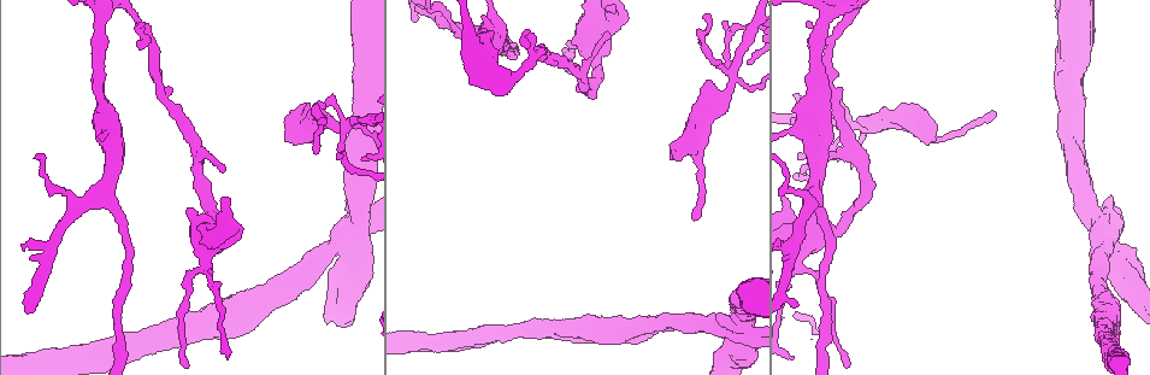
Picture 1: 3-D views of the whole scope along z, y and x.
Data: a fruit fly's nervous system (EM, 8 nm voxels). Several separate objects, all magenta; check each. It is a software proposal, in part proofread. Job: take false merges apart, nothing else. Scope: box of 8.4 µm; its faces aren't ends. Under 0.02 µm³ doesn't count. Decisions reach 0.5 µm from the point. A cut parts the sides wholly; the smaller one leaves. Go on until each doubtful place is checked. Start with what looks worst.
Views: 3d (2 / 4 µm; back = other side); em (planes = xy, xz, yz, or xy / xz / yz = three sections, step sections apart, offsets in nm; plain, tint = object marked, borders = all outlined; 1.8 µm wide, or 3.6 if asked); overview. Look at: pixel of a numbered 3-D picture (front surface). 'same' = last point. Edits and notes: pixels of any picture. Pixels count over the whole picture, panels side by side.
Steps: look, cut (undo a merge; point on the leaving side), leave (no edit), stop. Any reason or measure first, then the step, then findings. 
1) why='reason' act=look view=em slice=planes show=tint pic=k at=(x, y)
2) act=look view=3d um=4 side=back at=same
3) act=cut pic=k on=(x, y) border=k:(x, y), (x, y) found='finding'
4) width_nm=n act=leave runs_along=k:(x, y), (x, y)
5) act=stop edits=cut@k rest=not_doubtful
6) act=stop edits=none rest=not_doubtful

why='four arms meet' act=look view=em slice=xy step=8 show=tint pic=1 at=(1102, 233)

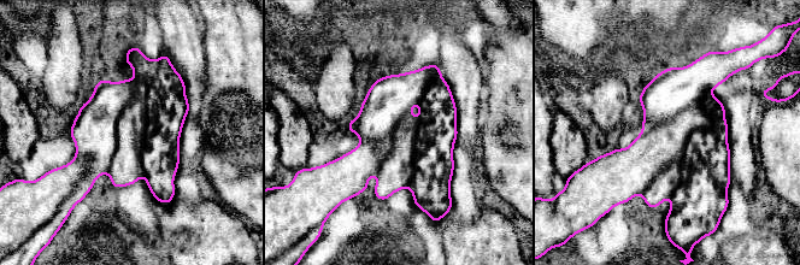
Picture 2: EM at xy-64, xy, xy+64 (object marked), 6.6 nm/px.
act=look view=em slice=planes show=borders at=same

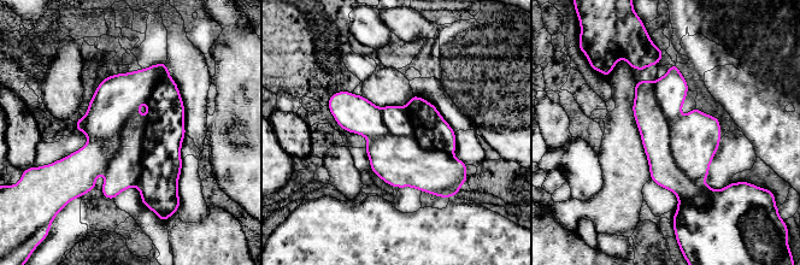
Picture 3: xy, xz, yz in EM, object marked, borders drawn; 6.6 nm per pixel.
width_nm=460 act=cut pic=3 on=(694, 137) part_leaving=3:(334, 98), (405, 163), (458, 170) found='a second neuron is stuck on'

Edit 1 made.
act=look view=overview

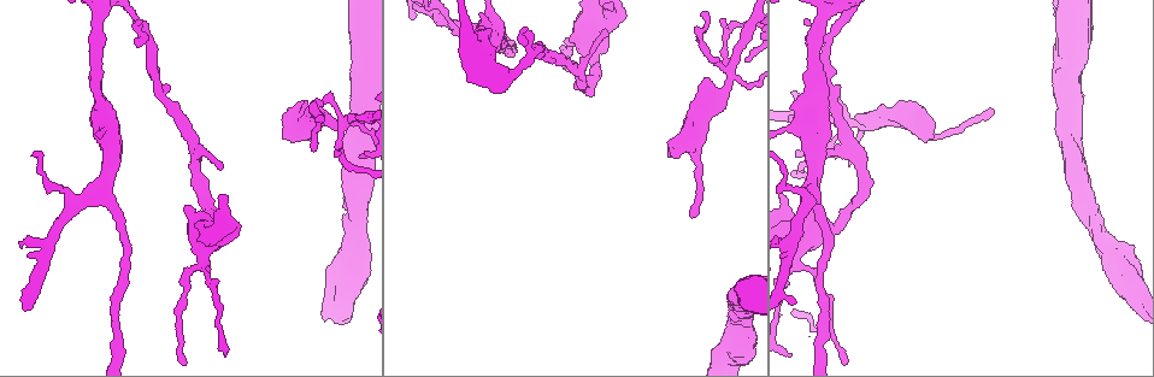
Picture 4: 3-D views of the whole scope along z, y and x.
act=look view=3d um=2 pic=4 at=(729, 70)

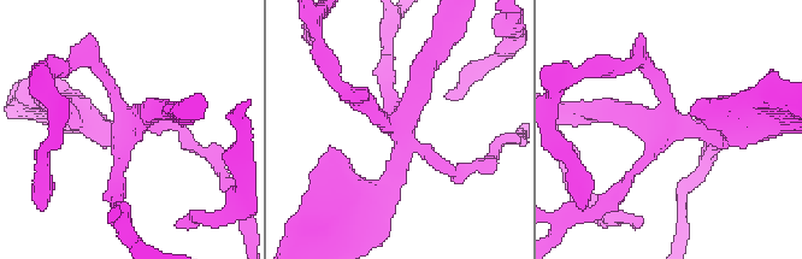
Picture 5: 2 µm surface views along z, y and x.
act=look view=em slice=planes show=tint pic=5 at=(401, 127)

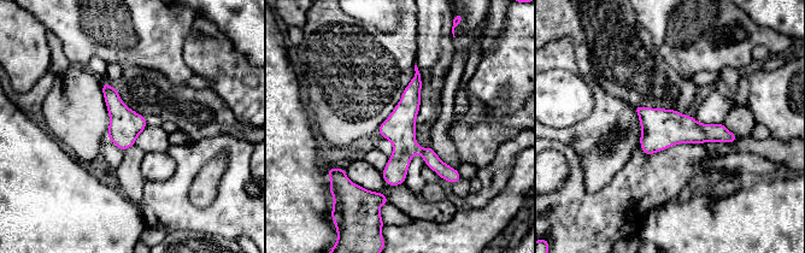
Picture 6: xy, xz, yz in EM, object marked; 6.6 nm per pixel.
width_nm=200 act=leave found='all the same neuron'

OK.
why='calibre changes' act=look view=3d um=2 pic=4 at=(689, 149)

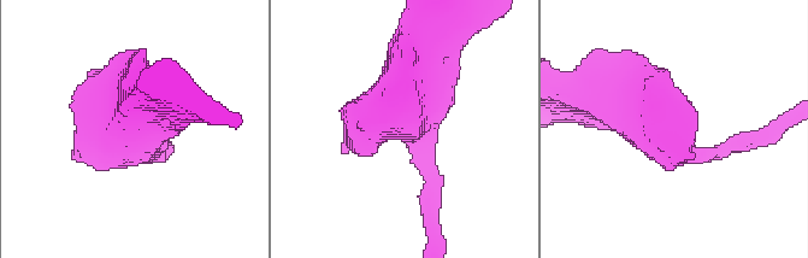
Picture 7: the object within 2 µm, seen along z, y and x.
act=look view=em slice=yz step=8 show=tint pic=7 at=(143, 145)

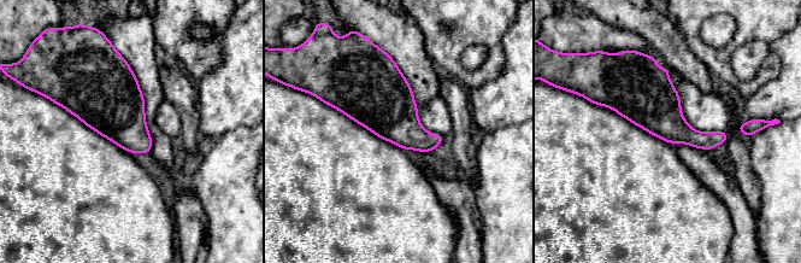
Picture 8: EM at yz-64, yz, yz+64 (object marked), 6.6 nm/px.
why='cut it another way' act=look view=em slice=planes show=tint at=same

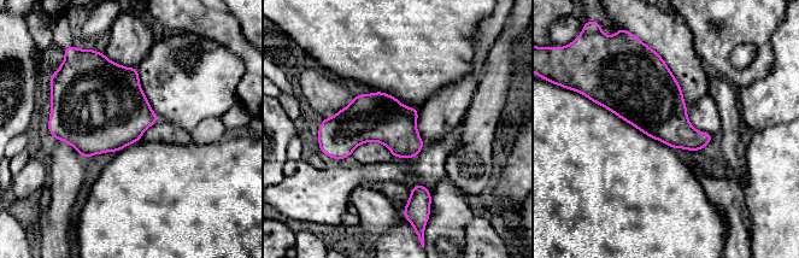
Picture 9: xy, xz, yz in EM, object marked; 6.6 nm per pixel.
act=leave found='continuous, no second neuron'

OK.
act=stop edits=cut@3 rest=not_doubtful

